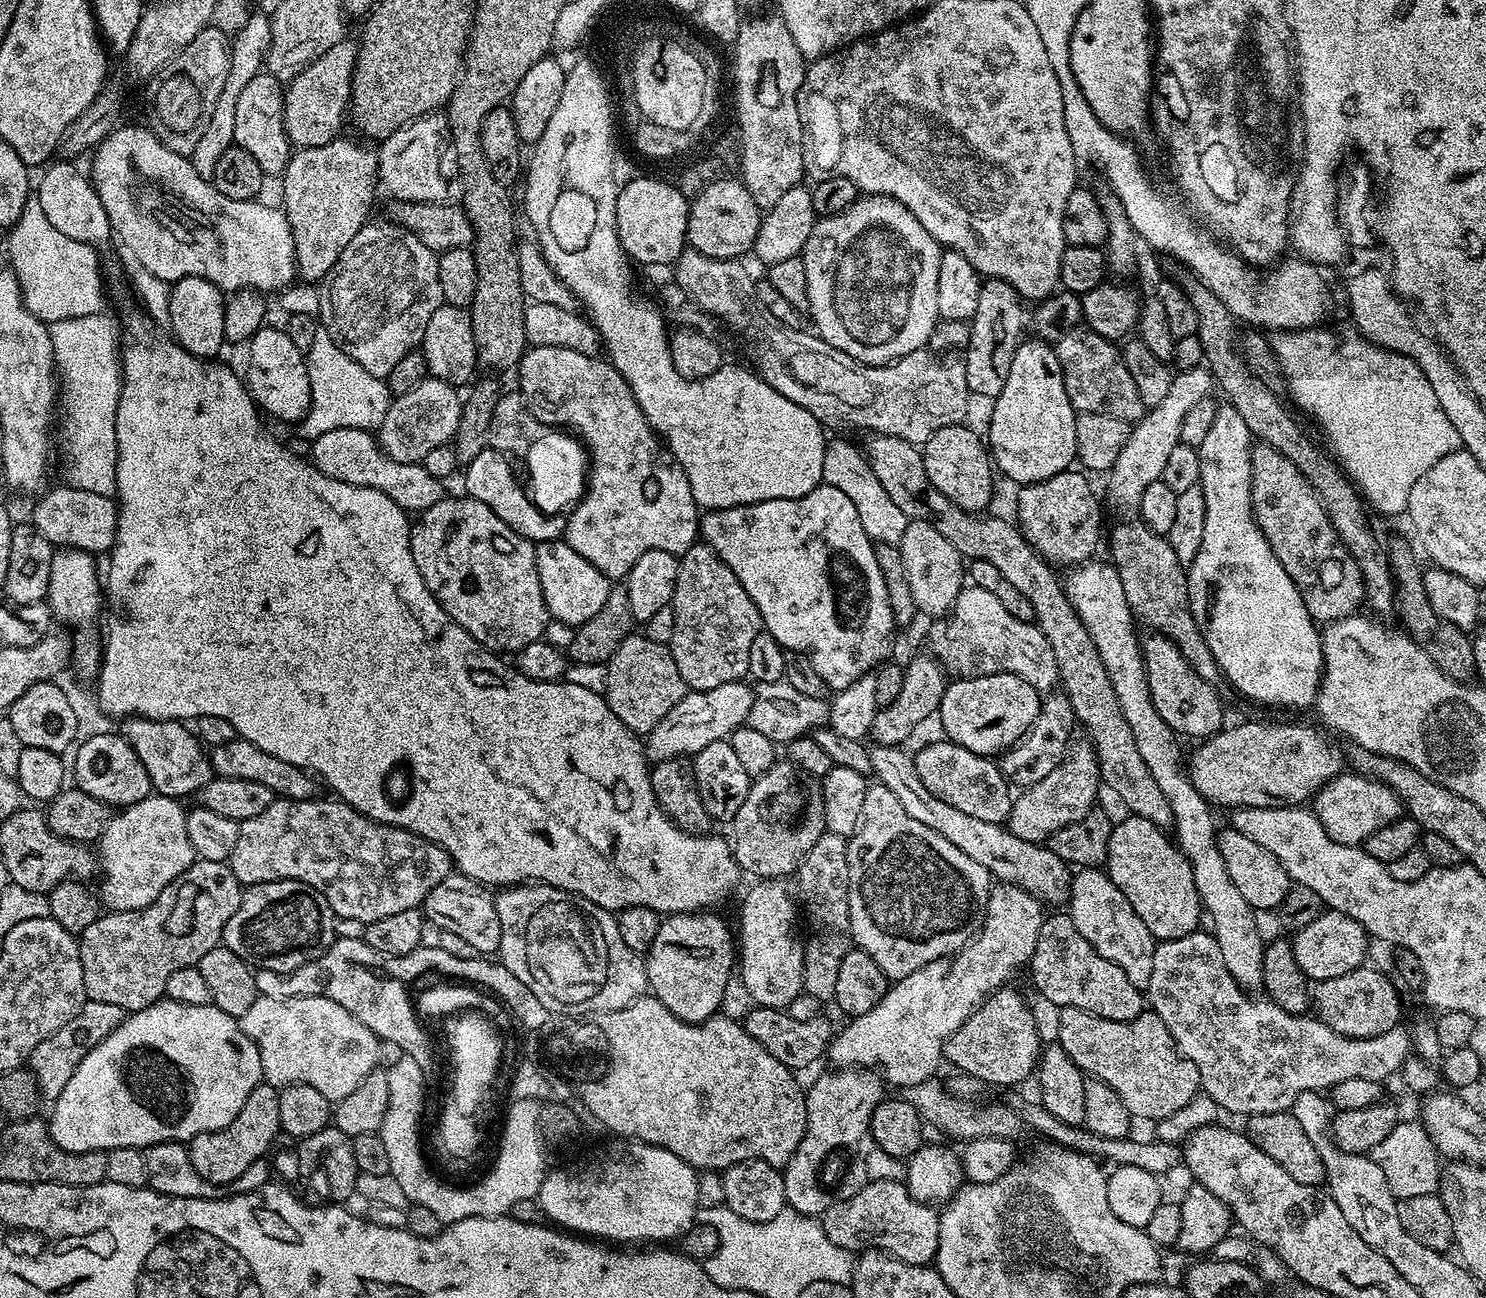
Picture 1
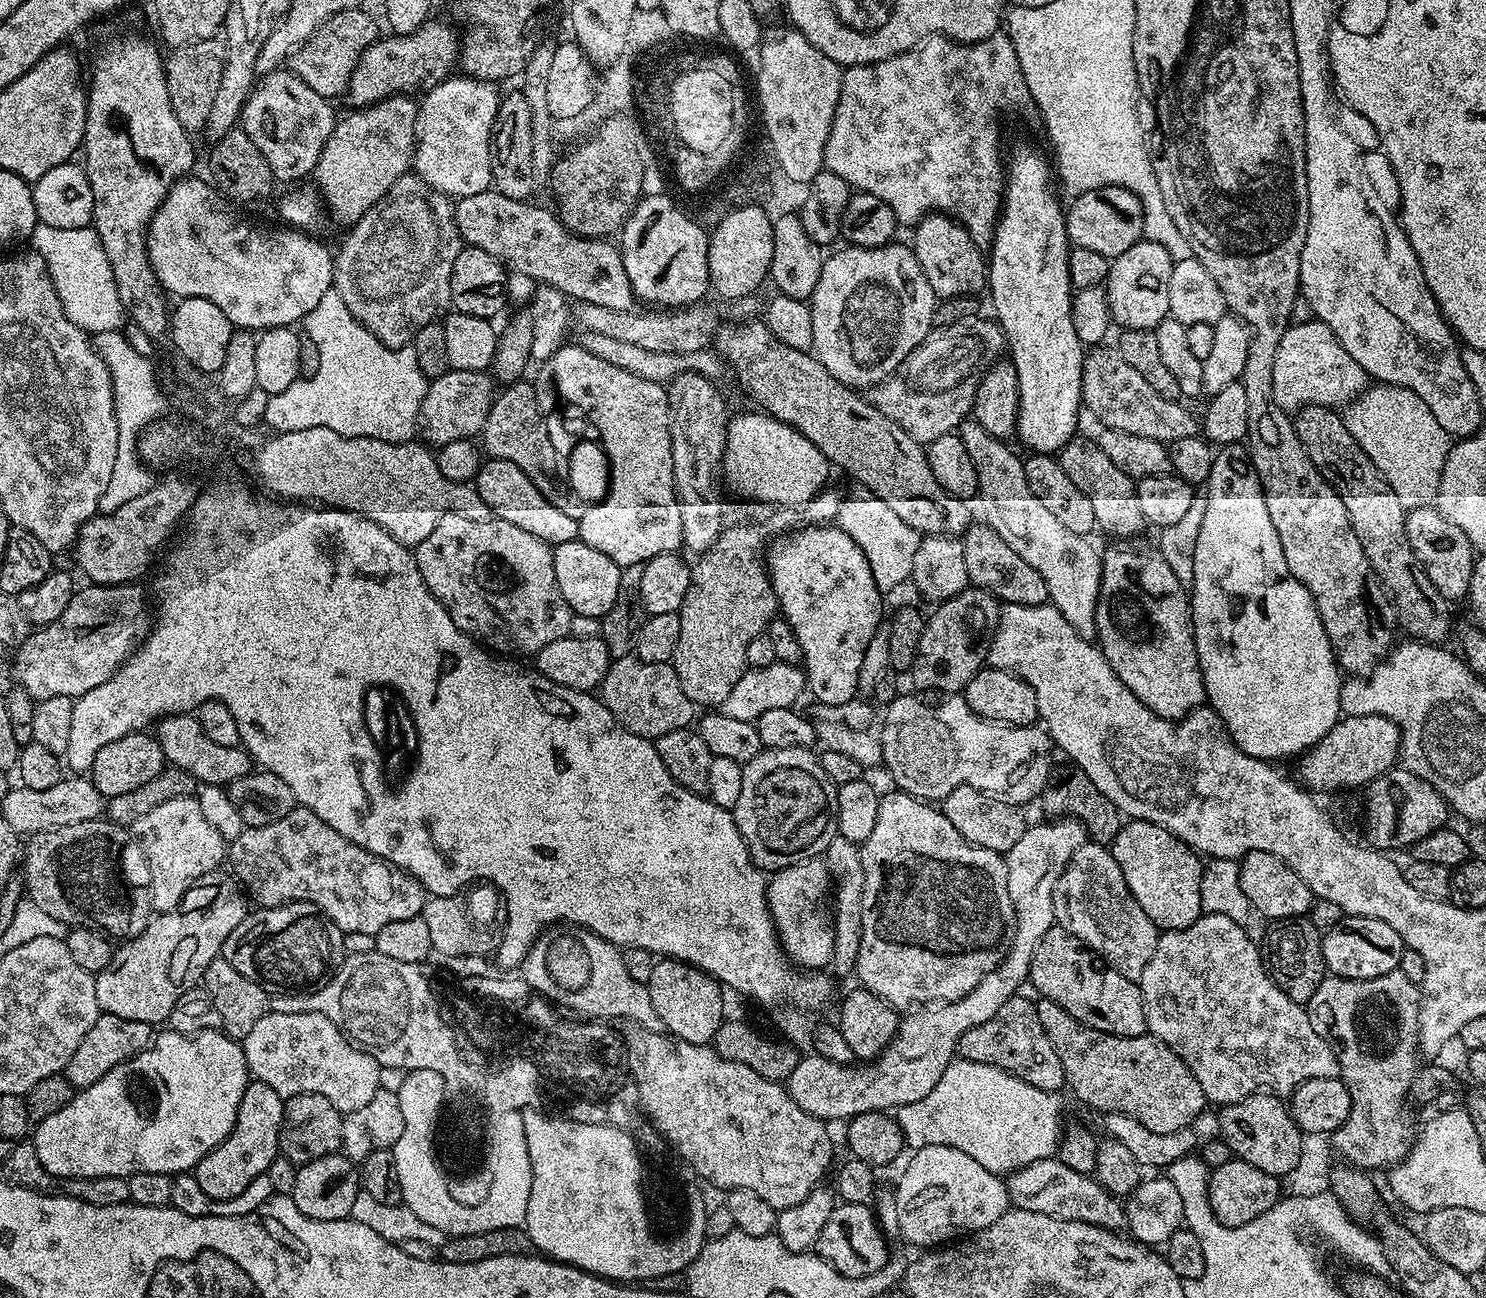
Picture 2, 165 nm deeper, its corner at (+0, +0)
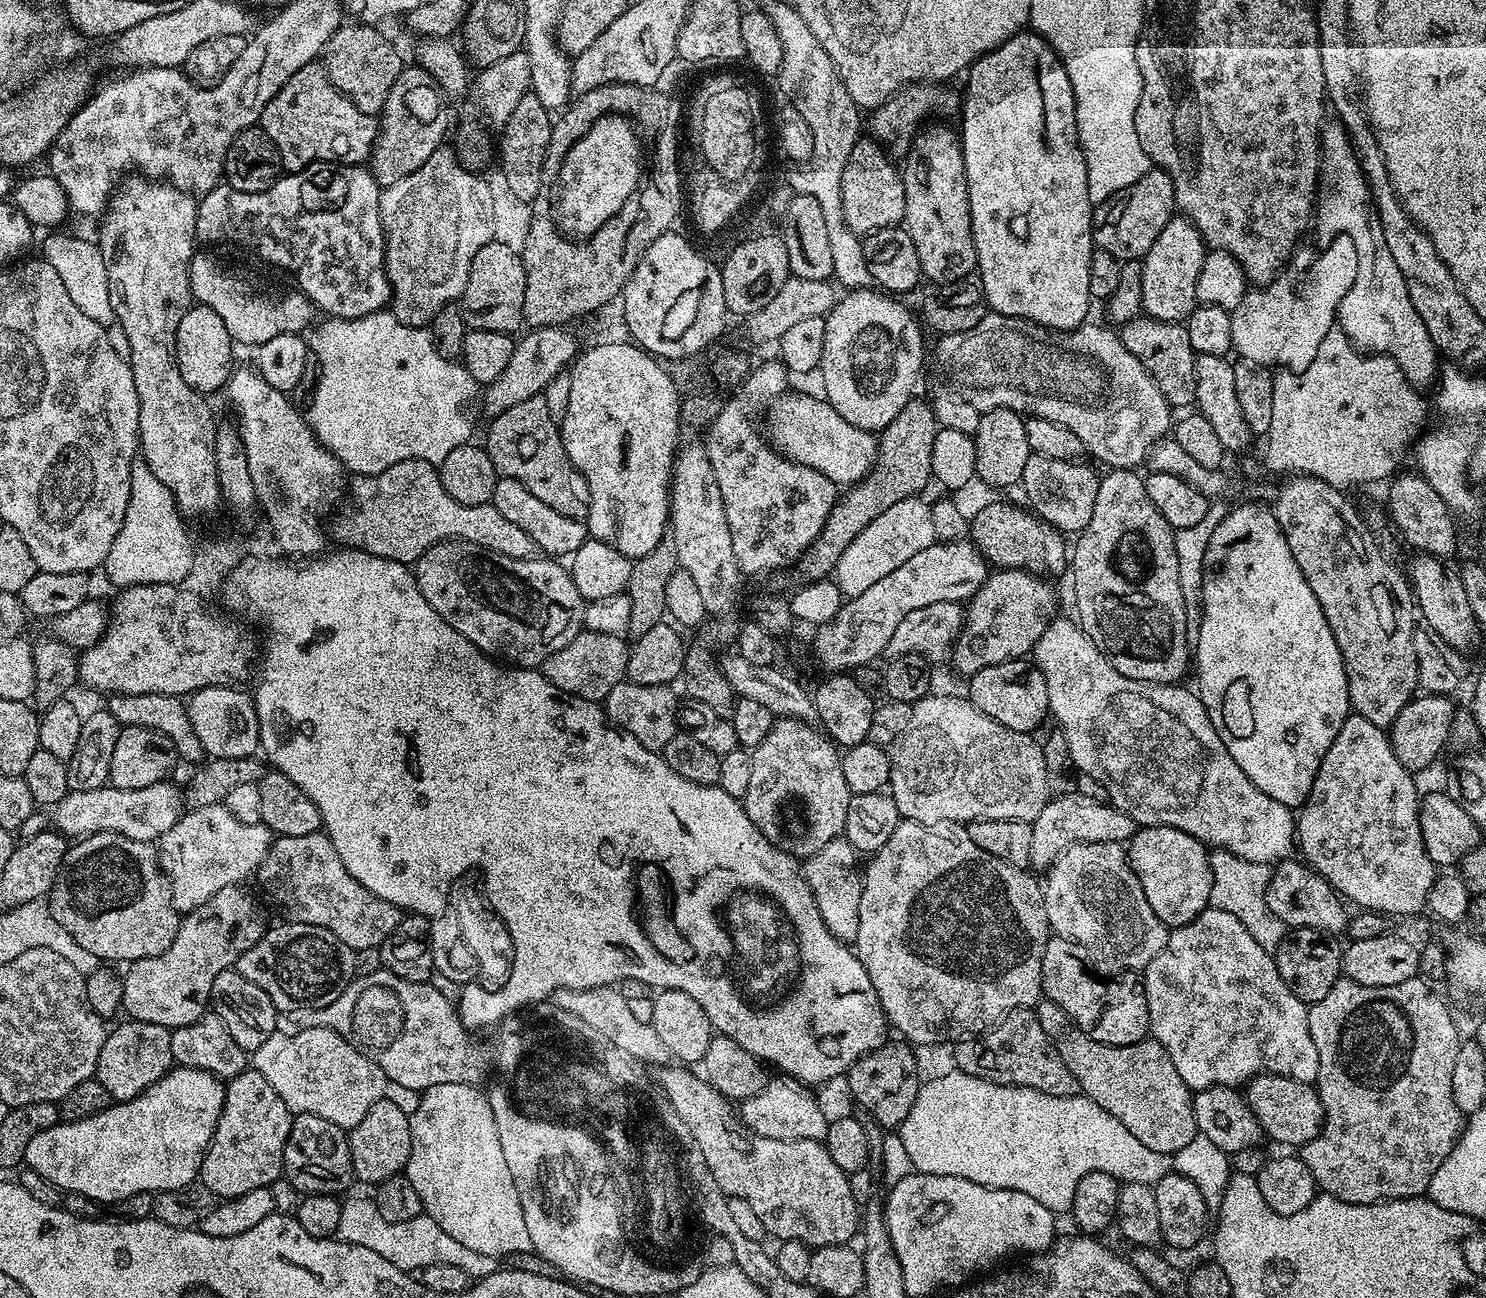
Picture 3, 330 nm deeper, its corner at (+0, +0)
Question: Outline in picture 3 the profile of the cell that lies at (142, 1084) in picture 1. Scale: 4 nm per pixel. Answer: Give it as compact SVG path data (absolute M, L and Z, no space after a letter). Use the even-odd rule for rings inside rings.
M173 1067L171 1072L134 1098L109 1103L98 1114L81 1120L61 1122L50 1130L34 1134L30 1146L26 1146L24 1164L46 1178L46 1182L54 1187L85 1196L97 1205L114 1206L122 1198L130 1198L130 1194L179 1192L187 1189L192 1186L188 1184L197 1183L200 1175L204 1152L212 1141L218 1118L222 1114L224 1089L220 1077L206 1070Z

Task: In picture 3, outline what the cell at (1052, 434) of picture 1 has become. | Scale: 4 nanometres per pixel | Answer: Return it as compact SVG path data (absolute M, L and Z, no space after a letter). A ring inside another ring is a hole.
M1021 30L1011 36L1005 44L1000 44L993 52L973 62L967 69L968 85L964 88L964 109L960 112L958 135L960 148L964 151L964 169L966 170L966 186L970 202L970 218L972 233L976 247L976 266L978 283L984 289L984 300L992 312L1001 312L1004 316L1017 316L1020 320L1033 320L1047 328L1055 328L1058 332L1069 332L1089 319L1088 304L1092 300L1090 294L1090 258L1094 251L1092 243L1092 213L1094 205L1090 202L1088 183L1086 182L1086 160L1080 148L1080 139L1076 133L1076 99L1070 86L1070 78L1062 66L1054 49L1041 36L1031 30Z

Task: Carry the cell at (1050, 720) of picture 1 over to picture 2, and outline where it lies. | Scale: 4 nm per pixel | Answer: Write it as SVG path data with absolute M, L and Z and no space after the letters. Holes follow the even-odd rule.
M900 694L883 709L884 729L879 729L878 735L884 754L882 762L888 766L888 772L896 783L893 785L899 791L925 802L942 802L946 794L956 790L960 784L974 786L979 792L990 792L1017 806L1024 806L1027 800L1035 801L1044 791L1053 771L1054 745L1047 731L1040 726L1004 724L1000 720L982 718L970 710L960 694L952 694L941 700L944 701L931 708L912 696Z

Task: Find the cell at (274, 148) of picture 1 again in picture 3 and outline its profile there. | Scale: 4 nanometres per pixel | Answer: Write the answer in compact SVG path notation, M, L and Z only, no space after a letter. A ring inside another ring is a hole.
M313 62L302 66L294 78L290 78L280 87L278 94L266 102L258 121L259 127L269 135L280 155L280 163L288 172L300 172L311 164L354 164L363 165L372 155L378 131L377 117L362 114L354 102L336 89L330 82L323 63Z

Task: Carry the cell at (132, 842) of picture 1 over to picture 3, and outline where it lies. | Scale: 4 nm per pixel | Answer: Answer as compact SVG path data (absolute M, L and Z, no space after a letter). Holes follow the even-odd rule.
M223 804L192 808L158 841L160 866L172 885L172 907L181 914L210 902L218 890L251 877L266 858L274 833L265 824L238 822Z

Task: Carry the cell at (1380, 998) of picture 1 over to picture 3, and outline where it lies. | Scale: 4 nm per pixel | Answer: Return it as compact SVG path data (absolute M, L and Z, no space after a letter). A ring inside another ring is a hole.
M1341 978L1334 982L1330 994L1322 1002L1314 1002L1308 1009L1310 1038L1314 1038L1314 1050L1318 1050L1318 1074L1314 1081L1316 1092L1324 1107L1324 1124L1320 1133L1308 1144L1299 1149L1298 1155L1304 1161L1306 1170L1314 1178L1321 1193L1338 1198L1351 1204L1379 1204L1381 1200L1405 1200L1411 1196L1423 1196L1434 1178L1434 1170L1446 1162L1450 1150L1460 1141L1462 1131L1462 1113L1454 1106L1454 1090L1450 1081L1454 1079L1454 1061L1462 1043L1462 1035L1456 1029L1456 1020L1444 1000L1435 992L1428 980L1417 978L1398 982L1398 986L1362 986L1358 982Z

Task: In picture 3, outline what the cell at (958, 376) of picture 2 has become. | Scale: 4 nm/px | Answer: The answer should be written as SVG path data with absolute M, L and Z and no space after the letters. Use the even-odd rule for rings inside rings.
M992 312L984 316L982 322L978 322L978 326L974 330L949 332L941 335L939 337L940 345L936 348L936 360L944 367L945 374L952 379L951 387L966 397L980 413L983 414L995 408L1009 408L1028 416L1050 418L1050 422L1058 422L1058 426L1066 426L1066 430L1078 434L1078 438L1082 438L1084 443L1085 453L1089 457L1092 455L1093 461L1101 460L1102 463L1108 464L1104 466L1109 469L1131 468L1136 470L1141 467L1139 464L1143 465L1147 461L1149 450L1173 431L1174 412L1166 402L1162 390L1158 390L1154 378L1150 378L1150 374L1142 366L1142 362L1138 362L1138 358L1134 358L1134 354L1130 354L1130 350L1126 350L1126 346L1122 346L1119 335L1111 327L1108 327L1109 329L1103 328L1100 324L1092 323L1079 324L1078 327L1070 329L1069 332L1058 332L1055 328L1047 328L1041 324L1036 324L1033 320L1020 320L1017 316L1004 316L1001 312Z

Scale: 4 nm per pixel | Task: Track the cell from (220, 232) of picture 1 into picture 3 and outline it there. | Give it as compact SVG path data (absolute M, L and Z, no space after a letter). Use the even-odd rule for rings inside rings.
M193 255L192 264L188 268L193 301L214 310L214 314L218 314L218 318L226 322L226 330L237 345L259 346L270 342L270 338L278 338L278 334L303 333L303 328L307 329L313 323L314 309L303 292L291 290L292 292L286 293L285 296L256 292L250 281L235 276L230 269L223 268L214 257L200 255Z

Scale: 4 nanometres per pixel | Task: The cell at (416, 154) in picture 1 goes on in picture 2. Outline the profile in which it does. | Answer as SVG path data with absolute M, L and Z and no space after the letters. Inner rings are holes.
M453 74L447 80L423 93L416 110L416 146L412 157L411 167L415 175L419 176L434 192L442 192L449 198L459 198L470 194L482 194L493 187L492 183L492 137L496 126L496 117L501 115L500 96L496 93L497 85L486 80L477 80L467 74Z

